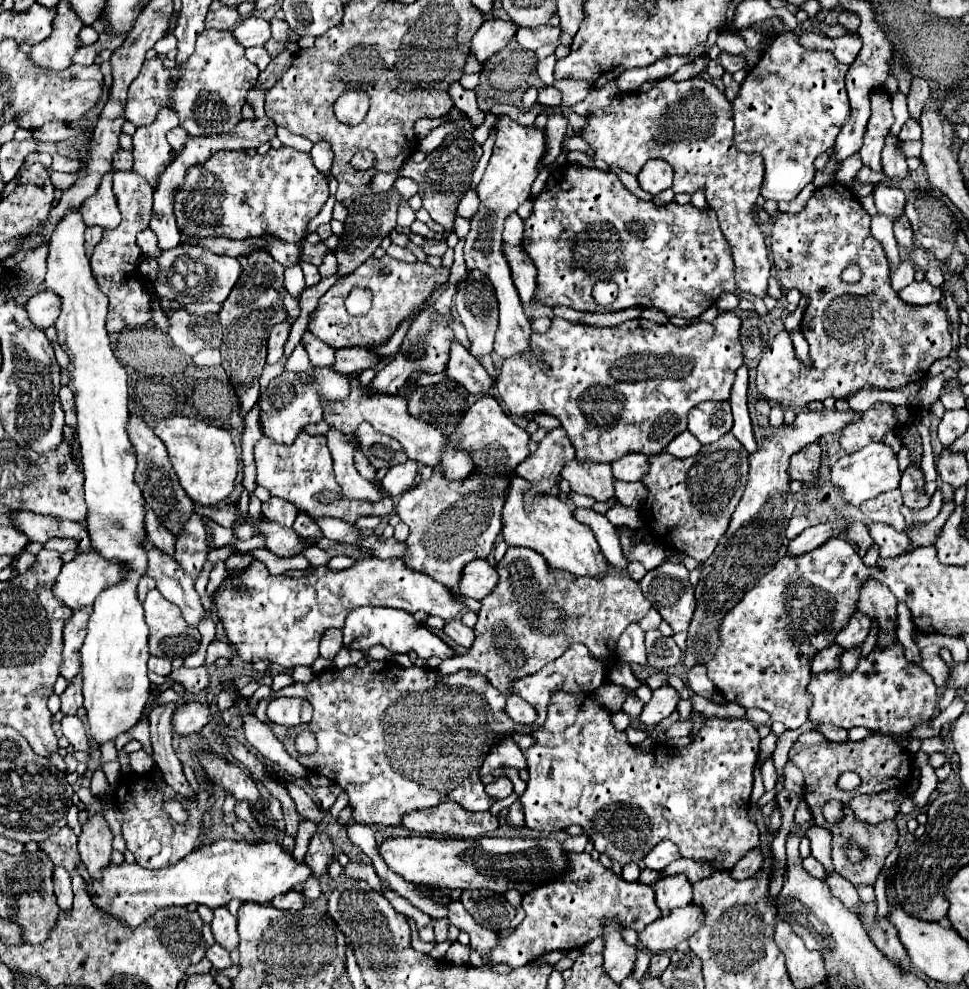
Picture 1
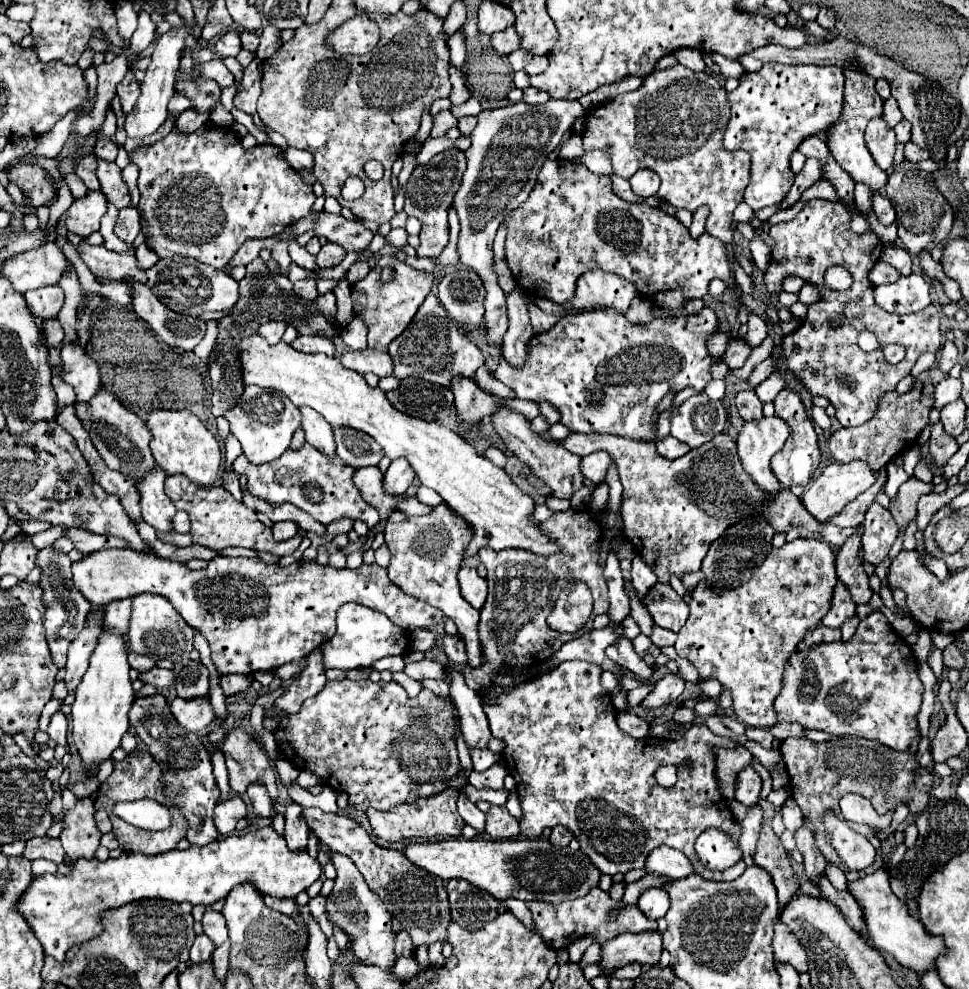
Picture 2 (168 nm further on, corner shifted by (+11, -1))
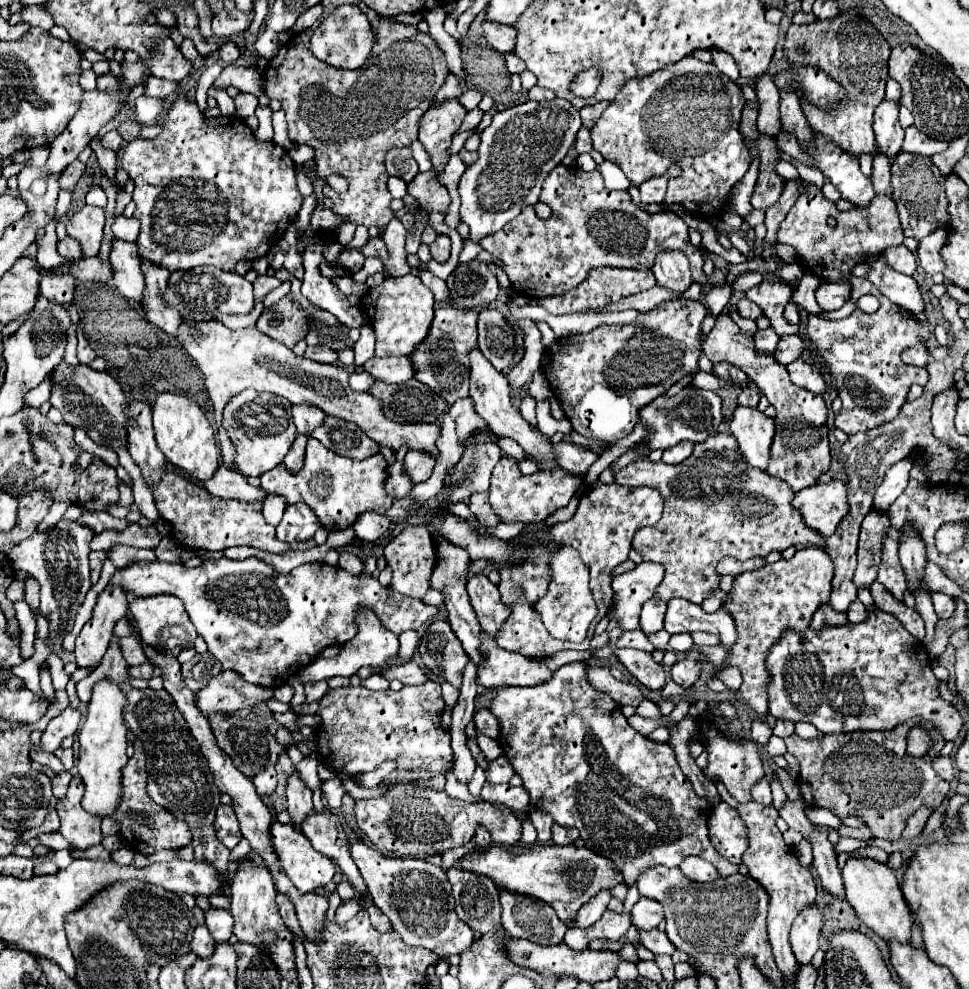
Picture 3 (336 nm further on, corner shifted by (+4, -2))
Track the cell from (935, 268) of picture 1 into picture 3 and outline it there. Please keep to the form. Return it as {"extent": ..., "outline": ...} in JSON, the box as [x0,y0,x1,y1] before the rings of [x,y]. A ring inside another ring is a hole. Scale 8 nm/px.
{"extent":[917,227,947,275],"outline":[[[937,227],[921,241],[921,245],[917,249],[917,257],[919,257],[919,265],[925,269],[925,273],[935,275],[935,273],[941,273],[945,269],[945,263],[939,255],[939,249],[943,247],[945,241],[947,241],[945,227]]]}

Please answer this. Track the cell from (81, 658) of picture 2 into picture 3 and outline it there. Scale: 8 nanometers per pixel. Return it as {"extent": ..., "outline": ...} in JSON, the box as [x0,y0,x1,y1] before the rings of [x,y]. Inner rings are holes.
{"extent":[75,585,127,667],"outline":[[[107,585],[97,597],[93,617],[85,623],[75,643],[75,657],[79,667],[97,665],[107,651],[117,619],[127,615],[127,597],[119,585]]]}

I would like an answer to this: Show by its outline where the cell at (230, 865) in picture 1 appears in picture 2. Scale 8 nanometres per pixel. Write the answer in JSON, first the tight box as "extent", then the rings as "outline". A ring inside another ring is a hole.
{"extent":[18,826,322,962],"outline":[[[268,826],[268,828],[260,828],[258,832],[248,832],[242,836],[218,838],[212,844],[206,844],[200,848],[190,846],[188,850],[172,850],[172,852],[158,854],[158,856],[142,856],[142,854],[124,852],[120,858],[116,860],[108,858],[106,862],[100,862],[96,858],[92,860],[82,858],[74,864],[74,870],[70,874],[56,872],[56,874],[44,874],[40,878],[34,878],[32,886],[24,892],[18,904],[18,910],[28,920],[44,952],[54,956],[58,962],[62,962],[70,946],[90,940],[104,930],[102,914],[112,908],[122,908],[124,904],[132,904],[144,898],[162,898],[162,900],[172,900],[172,902],[190,902],[192,906],[196,904],[210,906],[216,900],[224,900],[230,894],[230,890],[238,884],[252,884],[262,896],[268,894],[276,898],[296,898],[296,894],[304,892],[310,884],[314,884],[320,878],[320,874],[322,874],[322,868],[318,860],[310,858],[306,850],[290,852],[286,846],[286,840]]]}

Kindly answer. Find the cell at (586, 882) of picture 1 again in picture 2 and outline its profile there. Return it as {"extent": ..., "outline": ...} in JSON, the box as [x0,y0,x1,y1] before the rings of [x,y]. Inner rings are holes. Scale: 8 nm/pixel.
{"extent":[526,886,658,950],"outline":[[[598,886],[592,888],[586,896],[576,898],[576,900],[568,900],[568,902],[560,902],[560,904],[532,900],[532,902],[526,902],[526,906],[532,912],[536,934],[542,936],[544,942],[548,946],[552,946],[554,950],[564,950],[582,936],[592,936],[596,942],[604,942],[604,940],[616,938],[622,932],[658,930],[656,920],[648,920],[648,916],[644,916],[644,912],[640,912],[638,904],[628,906],[622,900],[612,900],[610,894],[600,890]],[[612,912],[616,914],[616,918],[612,918]]]}

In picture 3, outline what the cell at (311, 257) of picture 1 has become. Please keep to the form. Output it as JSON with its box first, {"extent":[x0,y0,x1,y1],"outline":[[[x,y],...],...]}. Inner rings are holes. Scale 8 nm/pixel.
{"extent":[339,249,365,273],"outline":[[[343,249],[339,263],[349,267],[353,273],[357,273],[365,263],[365,255],[361,251],[357,251],[357,249]]]}

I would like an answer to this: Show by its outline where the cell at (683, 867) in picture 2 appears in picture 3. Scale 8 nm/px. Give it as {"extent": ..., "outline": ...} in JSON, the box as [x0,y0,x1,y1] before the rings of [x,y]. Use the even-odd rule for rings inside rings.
{"extent":[679,857,719,883],"outline":[[[687,857],[687,859],[679,865],[679,869],[681,869],[681,871],[683,871],[683,875],[685,875],[685,877],[689,877],[691,881],[709,883],[709,881],[719,879],[717,869],[715,869],[711,863],[703,861],[703,859],[699,859],[699,857]]]}

